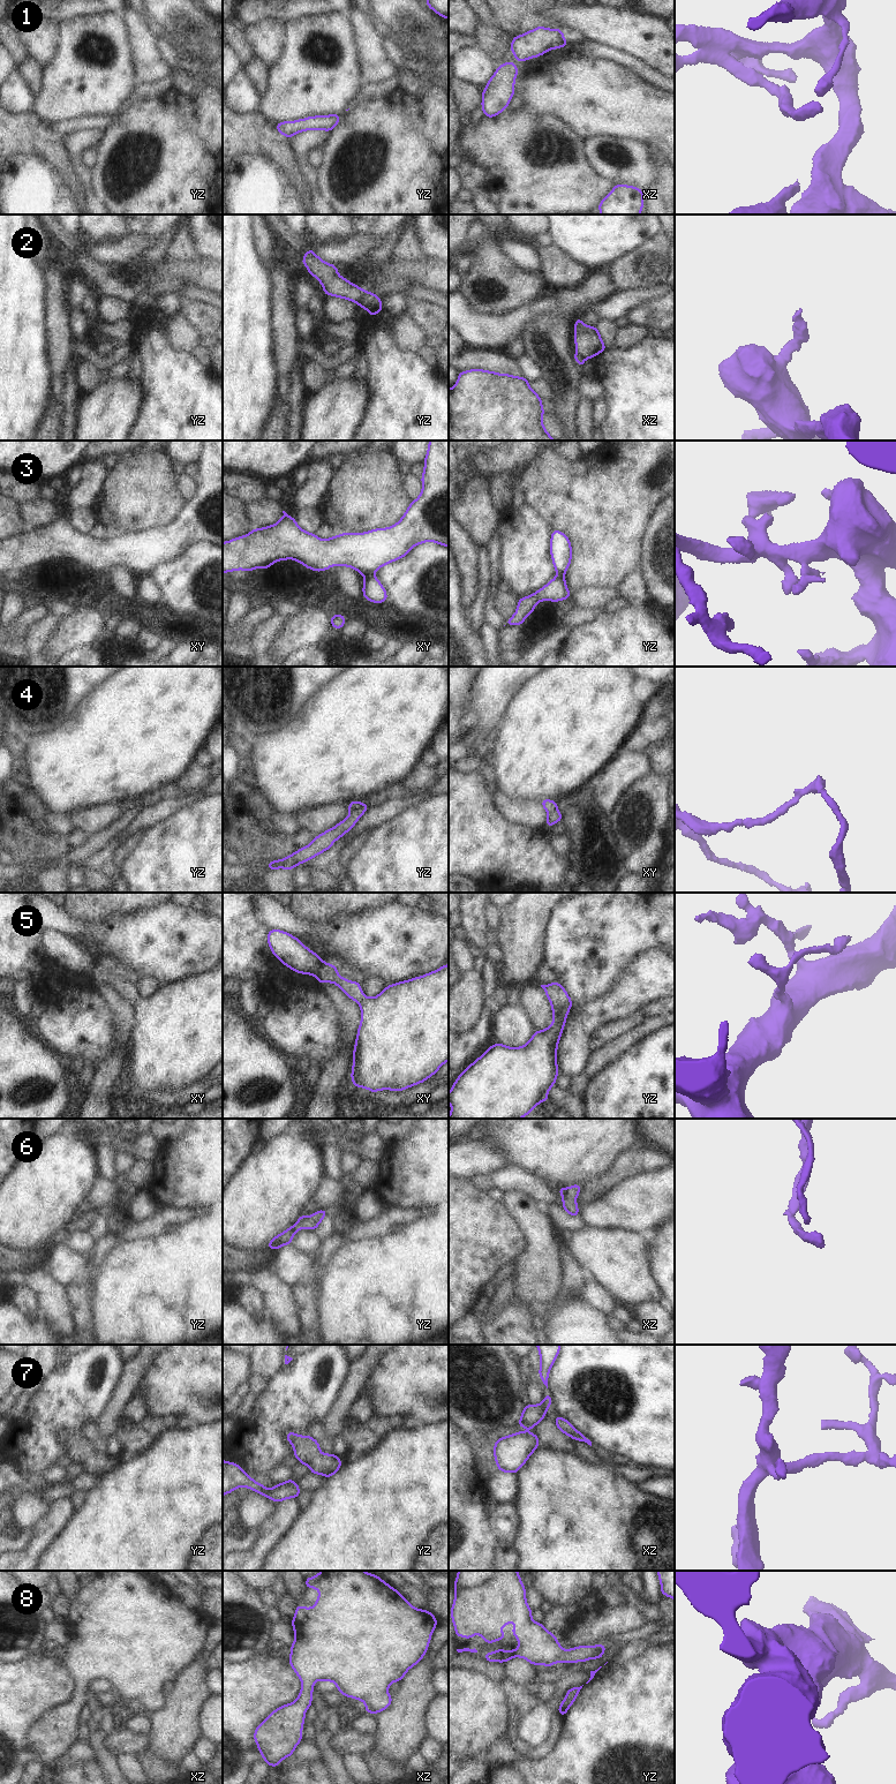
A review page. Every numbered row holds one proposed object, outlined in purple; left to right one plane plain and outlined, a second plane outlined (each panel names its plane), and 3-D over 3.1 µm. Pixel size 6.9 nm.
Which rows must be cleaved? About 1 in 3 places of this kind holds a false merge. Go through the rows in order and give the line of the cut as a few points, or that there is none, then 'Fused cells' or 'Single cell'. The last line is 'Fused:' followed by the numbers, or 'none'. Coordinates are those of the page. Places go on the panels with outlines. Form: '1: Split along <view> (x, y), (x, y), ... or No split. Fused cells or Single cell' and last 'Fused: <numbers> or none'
1: No split. Single cell
2: Split along yz (364, 291), (359, 305). Fused cells
3: Split along xy (373, 574), (364, 577). Fused cells
4: No split. Single cell
5: No split. Single cell
6: No split. Single cell
7: Split along xz (543, 1401), (539, 1406), (535, 1405). Fused cells
8: No split. Single cell
Fused: 2, 3, 7.

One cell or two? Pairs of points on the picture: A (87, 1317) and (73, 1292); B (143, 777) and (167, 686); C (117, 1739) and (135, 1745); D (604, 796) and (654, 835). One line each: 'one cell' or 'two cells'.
A: one cell
B: one cell
C: one cell
D: two cells

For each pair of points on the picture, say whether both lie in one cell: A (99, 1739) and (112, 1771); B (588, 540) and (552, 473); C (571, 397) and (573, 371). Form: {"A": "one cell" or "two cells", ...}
{"A": "one cell", "B": "one cell", "C": "one cell"}

